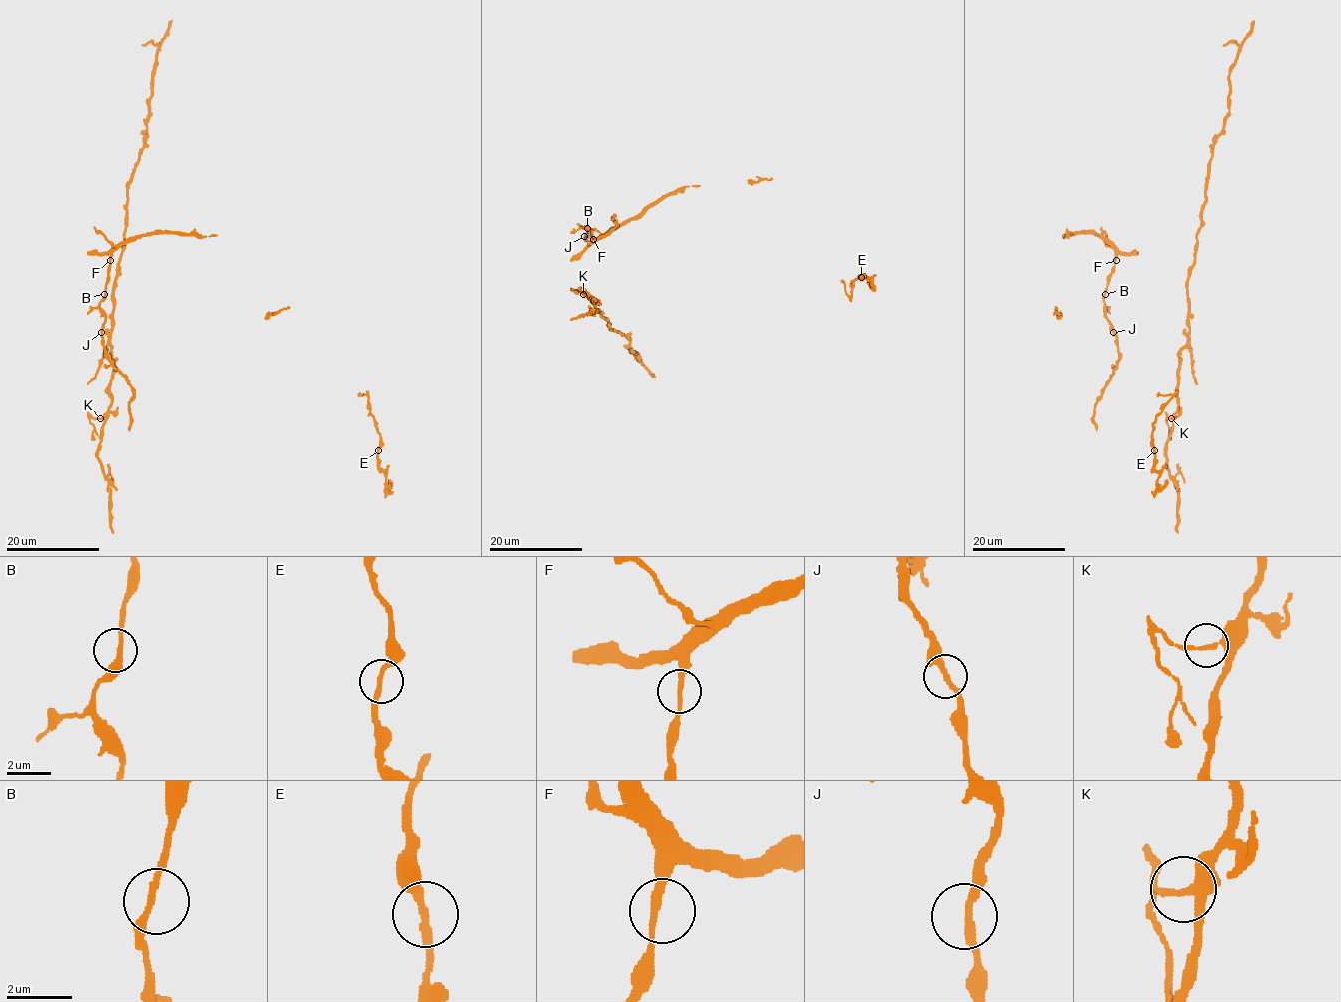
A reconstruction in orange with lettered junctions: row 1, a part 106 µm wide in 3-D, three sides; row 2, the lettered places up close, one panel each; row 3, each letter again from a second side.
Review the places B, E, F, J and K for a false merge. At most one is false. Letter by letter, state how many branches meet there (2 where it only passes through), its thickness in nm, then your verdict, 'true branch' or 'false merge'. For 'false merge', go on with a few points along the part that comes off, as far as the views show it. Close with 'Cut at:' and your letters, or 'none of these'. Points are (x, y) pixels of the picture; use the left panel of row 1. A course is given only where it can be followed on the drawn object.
B: branches 2; calibre 200 nm; true branch
E: branches 2; calibre 220 nm; true branch
F: branches 2; calibre 200 nm; true branch
J: branches 2; calibre 220 nm; true branch
K: branches 2; calibre 170 nm; false merge; course (99, 418), (90, 418), (95, 439)
Cut at: K

